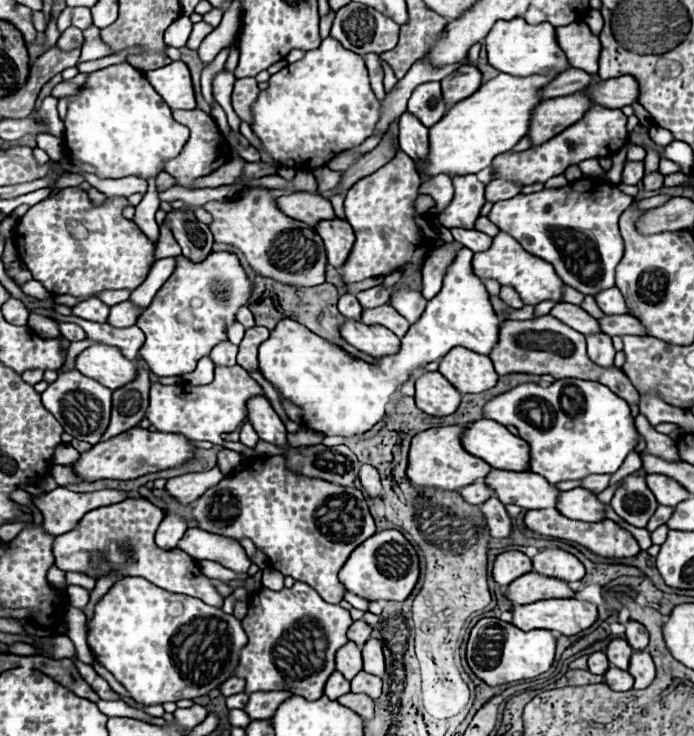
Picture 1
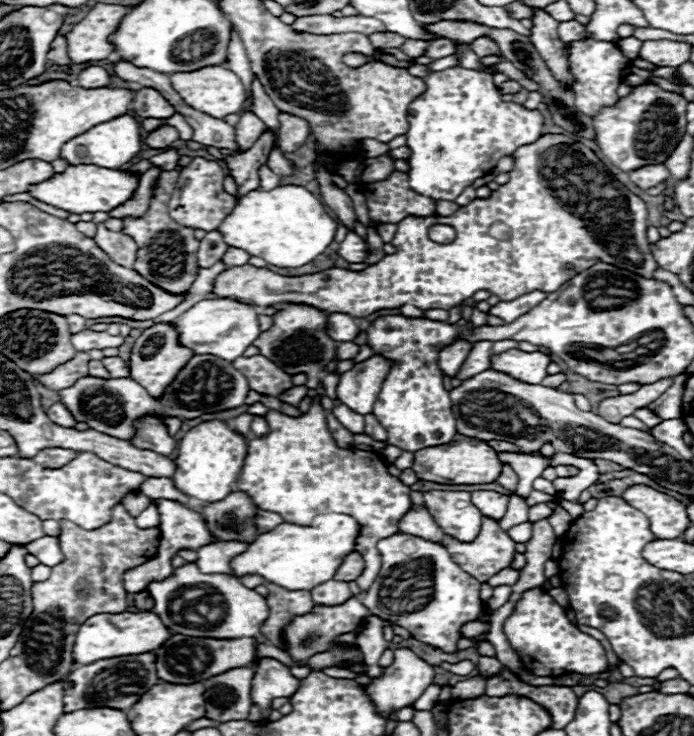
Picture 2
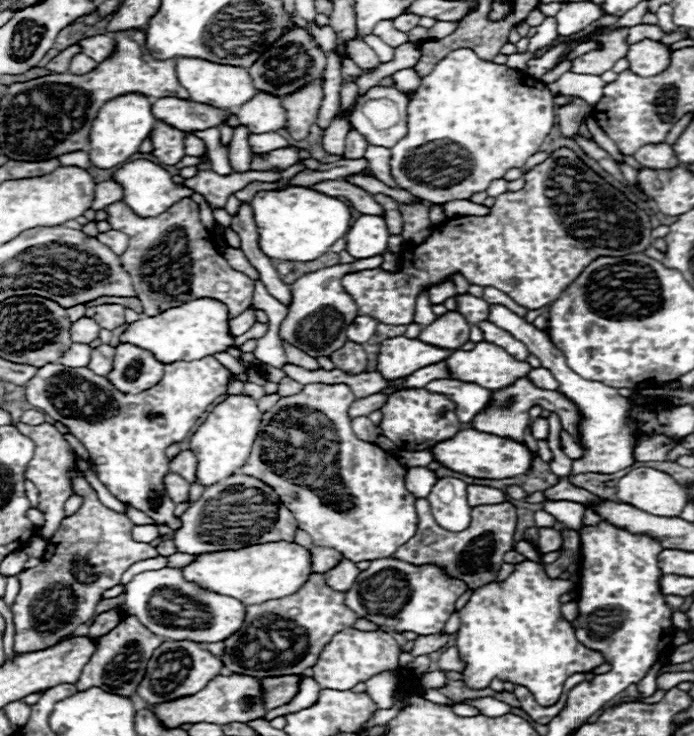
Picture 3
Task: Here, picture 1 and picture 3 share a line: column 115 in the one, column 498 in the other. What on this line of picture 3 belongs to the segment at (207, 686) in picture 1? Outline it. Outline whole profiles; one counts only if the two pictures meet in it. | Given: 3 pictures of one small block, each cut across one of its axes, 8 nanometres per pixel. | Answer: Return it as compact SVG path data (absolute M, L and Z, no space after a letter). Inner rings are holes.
M524 560L514 566L514 572L504 582L492 582L480 590L474 590L472 598L460 610L460 630L456 632L456 648L468 664L462 672L466 684L472 688L484 688L494 676L498 676L500 680L510 680L514 684L526 686L534 694L536 702L550 706L562 694L562 686L568 676L576 672L592 672L604 664L606 660L602 654L582 646L576 640L572 624L564 620L560 612L560 596L572 588L574 584L570 580L548 578L542 564Z

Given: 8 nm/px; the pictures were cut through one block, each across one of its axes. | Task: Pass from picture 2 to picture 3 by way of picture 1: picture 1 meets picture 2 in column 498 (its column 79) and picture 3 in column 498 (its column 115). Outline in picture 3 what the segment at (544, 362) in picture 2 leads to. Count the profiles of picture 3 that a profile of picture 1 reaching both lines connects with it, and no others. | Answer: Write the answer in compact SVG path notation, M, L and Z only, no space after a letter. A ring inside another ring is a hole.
M478 342L474 350L456 350L446 358L452 378L476 382L490 390L512 386L518 378L526 378L532 366L526 360L514 360L510 354L492 342Z

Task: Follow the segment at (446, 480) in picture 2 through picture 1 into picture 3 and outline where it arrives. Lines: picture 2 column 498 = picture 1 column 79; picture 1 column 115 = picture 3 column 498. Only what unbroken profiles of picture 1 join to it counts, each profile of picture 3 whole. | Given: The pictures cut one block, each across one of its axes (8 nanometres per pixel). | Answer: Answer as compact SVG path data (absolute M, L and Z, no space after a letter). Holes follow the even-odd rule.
M464 428L454 438L438 442L436 446L432 446L432 454L436 462L440 462L442 466L454 472L460 472L472 478L488 478L488 480L502 480L502 478L526 474L532 460L524 444L518 444L508 438L496 438L494 434L478 432L474 428Z

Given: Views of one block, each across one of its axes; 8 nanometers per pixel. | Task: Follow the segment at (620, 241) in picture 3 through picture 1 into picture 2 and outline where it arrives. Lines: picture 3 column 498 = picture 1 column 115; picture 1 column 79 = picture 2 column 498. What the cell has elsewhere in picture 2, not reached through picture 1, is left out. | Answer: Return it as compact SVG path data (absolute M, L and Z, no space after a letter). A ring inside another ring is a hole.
M544 134L540 140L528 146L520 146L514 158L514 168L508 172L510 182L494 190L486 200L476 198L470 204L456 210L452 216L406 216L398 222L396 236L392 244L398 248L396 254L384 256L380 262L368 266L362 272L332 268L320 274L306 274L302 278L280 276L266 268L234 266L220 272L214 280L212 294L224 298L238 298L252 302L256 306L272 306L280 302L290 304L306 304L318 308L322 312L342 312L354 318L368 316L382 308L400 308L410 302L420 310L444 308L450 310L456 304L472 298L478 290L488 290L500 300L512 300L520 294L532 290L552 292L558 290L564 282L572 280L578 272L582 272L586 260L578 258L596 258L604 264L612 264L622 270L630 270L644 278L654 278L656 262L648 250L646 240L646 204L632 194L624 184L620 184L600 162L600 158L586 148L584 144L572 140L566 134ZM434 224L450 224L456 230L456 240L450 244L432 242L428 236L428 228Z

